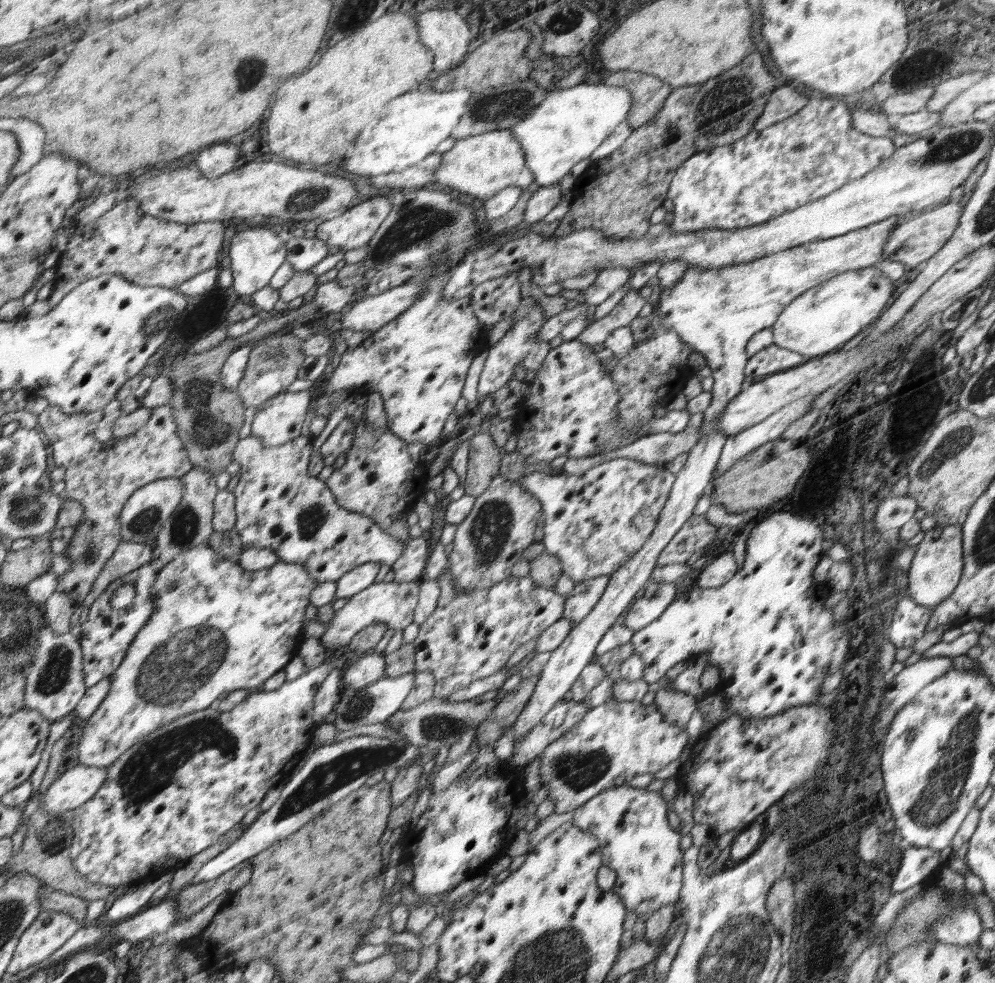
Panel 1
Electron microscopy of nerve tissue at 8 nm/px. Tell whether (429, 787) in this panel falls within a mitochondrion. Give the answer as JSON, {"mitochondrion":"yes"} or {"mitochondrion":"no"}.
{"mitochondrion":"no"}

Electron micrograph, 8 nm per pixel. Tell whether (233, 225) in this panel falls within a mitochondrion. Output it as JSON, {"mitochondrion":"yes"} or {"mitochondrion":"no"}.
{"mitochondrion":"no"}

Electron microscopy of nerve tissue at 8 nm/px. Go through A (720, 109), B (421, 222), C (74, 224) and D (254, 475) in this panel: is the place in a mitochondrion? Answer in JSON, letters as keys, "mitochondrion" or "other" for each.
{"A":"mitochondrion","B":"mitochondrion","C":"other","D":"other"}

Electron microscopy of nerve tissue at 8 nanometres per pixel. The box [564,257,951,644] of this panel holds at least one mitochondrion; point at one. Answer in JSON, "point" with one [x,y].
{"point":[888,560]}

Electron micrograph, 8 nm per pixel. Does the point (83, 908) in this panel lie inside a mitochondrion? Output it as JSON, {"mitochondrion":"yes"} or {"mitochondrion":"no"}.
{"mitochondrion":"no"}

